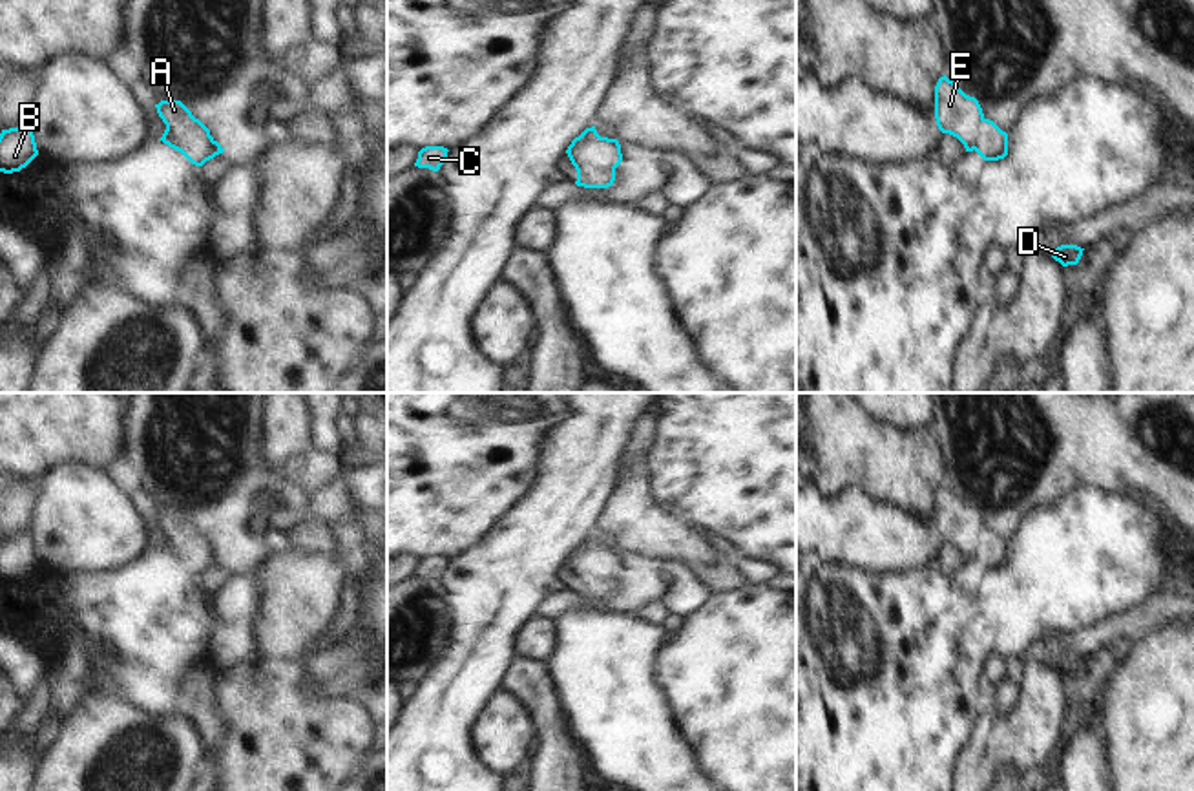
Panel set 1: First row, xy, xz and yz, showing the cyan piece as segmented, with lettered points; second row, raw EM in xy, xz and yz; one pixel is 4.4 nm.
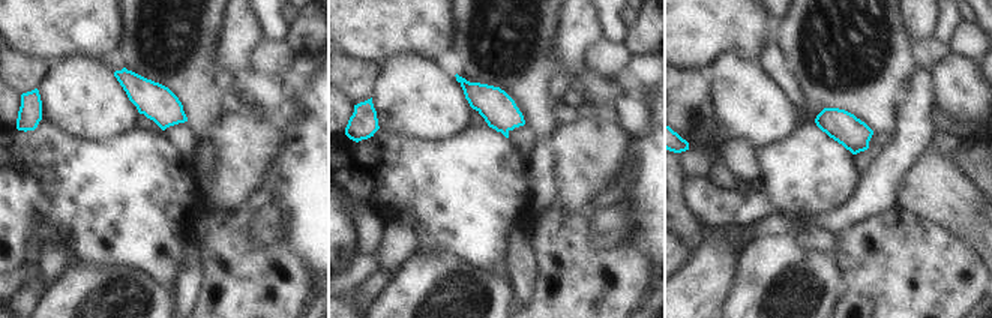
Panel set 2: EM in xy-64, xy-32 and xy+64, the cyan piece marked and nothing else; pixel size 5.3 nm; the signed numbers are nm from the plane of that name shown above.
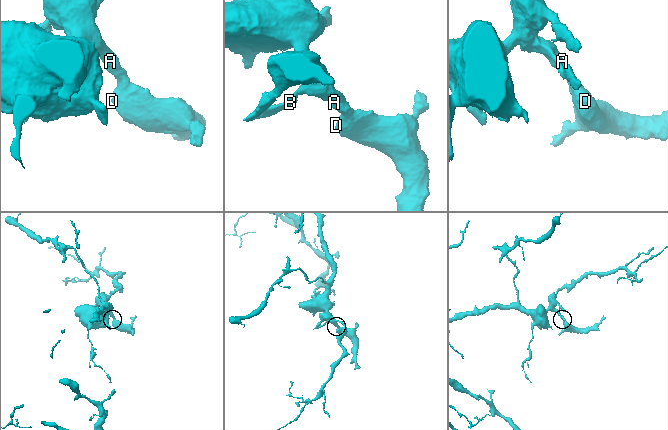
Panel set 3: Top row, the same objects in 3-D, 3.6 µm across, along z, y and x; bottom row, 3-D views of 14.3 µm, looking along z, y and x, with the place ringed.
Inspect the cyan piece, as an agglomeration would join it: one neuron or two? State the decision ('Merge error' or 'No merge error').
No merge error

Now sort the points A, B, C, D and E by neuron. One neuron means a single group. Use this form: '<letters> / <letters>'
A B C D E

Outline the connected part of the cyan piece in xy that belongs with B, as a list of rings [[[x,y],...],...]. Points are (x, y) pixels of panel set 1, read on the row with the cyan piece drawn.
[[[29,122],[0,133],[0,172],[13,174],[26,168],[38,155]]]

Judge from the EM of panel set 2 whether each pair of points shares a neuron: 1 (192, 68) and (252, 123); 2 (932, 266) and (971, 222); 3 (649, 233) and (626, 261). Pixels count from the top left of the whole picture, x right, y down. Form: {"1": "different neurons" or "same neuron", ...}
{"1": "different neurons", "2": "different neurons", "3": "different neurons"}

